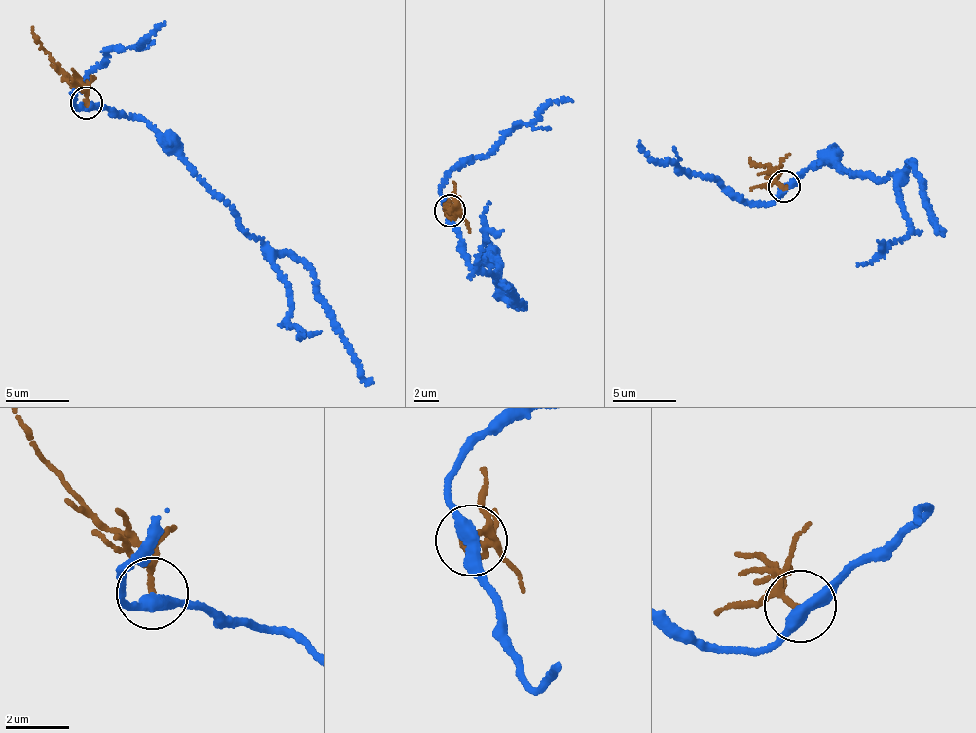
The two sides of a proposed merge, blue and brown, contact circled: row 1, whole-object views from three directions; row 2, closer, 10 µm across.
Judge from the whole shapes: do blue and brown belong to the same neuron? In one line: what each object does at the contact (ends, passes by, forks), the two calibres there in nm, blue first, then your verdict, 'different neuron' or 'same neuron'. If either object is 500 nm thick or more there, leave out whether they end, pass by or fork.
blue passes by; brown passes by; calibres 400 and 130 nm; different neuron

